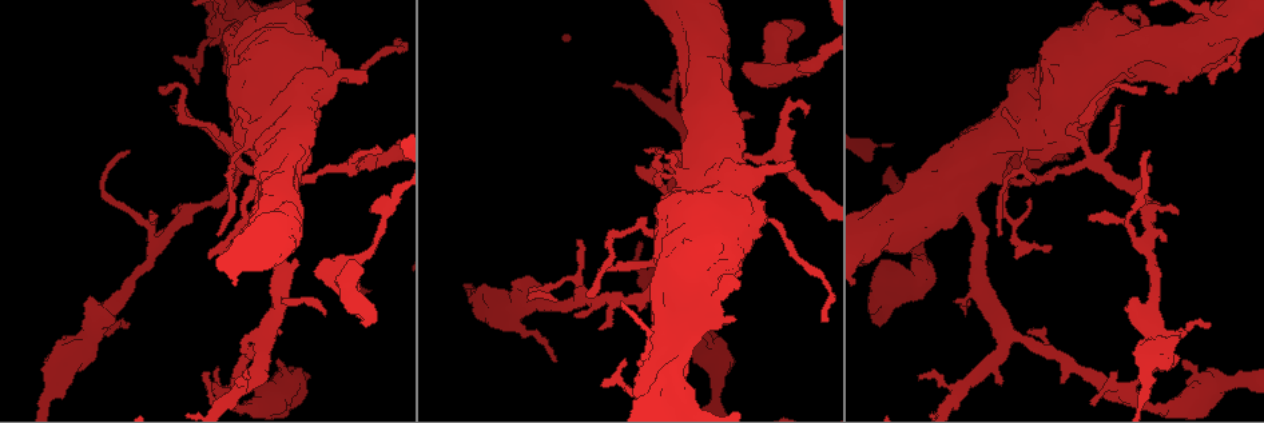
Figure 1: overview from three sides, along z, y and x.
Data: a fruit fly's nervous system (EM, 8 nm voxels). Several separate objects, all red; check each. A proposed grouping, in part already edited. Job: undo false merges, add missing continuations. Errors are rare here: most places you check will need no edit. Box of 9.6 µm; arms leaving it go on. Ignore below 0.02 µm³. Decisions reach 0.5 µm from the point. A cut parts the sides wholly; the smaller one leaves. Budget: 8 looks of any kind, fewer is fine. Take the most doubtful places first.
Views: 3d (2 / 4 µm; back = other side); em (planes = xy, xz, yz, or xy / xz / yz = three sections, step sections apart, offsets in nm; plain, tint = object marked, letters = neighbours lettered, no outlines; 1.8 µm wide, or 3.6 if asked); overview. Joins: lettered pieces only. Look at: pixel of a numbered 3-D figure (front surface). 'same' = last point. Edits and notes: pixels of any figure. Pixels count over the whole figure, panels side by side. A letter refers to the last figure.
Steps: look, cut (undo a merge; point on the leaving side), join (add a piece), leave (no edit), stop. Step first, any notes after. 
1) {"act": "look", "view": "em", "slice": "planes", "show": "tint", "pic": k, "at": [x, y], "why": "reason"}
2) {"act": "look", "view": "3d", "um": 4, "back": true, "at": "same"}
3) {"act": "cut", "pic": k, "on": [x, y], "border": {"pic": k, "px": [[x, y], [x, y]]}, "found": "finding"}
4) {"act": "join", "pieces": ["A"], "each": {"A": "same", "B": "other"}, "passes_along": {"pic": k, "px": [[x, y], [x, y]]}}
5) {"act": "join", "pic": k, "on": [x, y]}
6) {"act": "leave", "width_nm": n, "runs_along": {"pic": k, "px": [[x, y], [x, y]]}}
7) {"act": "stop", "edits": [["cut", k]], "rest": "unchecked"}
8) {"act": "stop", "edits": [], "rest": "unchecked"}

{"act": "look", "view": "em", "slice": "xz", "step": 4, "show": "letters", "pic": 1, "at": [880, 326], "why": "branch stops here"}

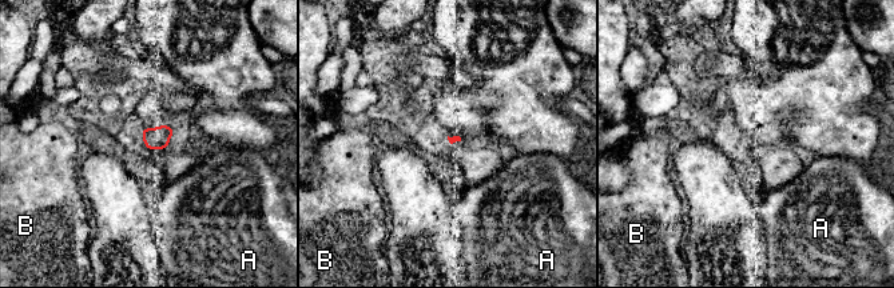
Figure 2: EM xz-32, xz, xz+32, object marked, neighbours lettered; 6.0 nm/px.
{"act": "look", "view": "em", "slice": "planes", "show": "letters", "at": "same"}

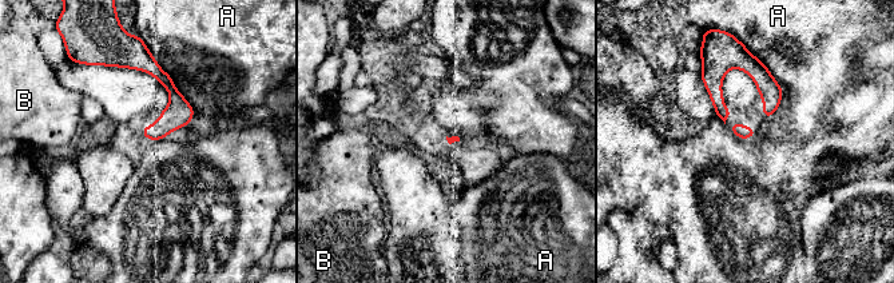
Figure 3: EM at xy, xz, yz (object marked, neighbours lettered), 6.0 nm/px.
{"act": "leave", "each": {"A": "other", "B": "other"}, "found": "no lettered piece goes on from it"}

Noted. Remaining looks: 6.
{"act": "look", "view": "3d", "um": 2, "back": true, "pic": 1, "at": [239, 160], "why": "four or more arms meet"}

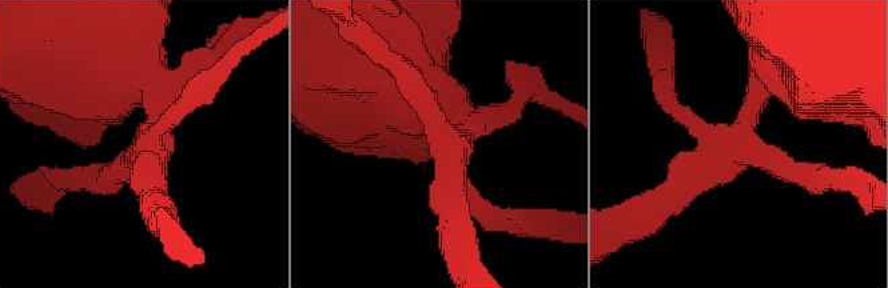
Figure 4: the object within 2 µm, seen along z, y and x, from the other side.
{"act": "look", "view": "em", "slice": "planes", "show": "plain", "pic": 4, "at": [451, 146]}

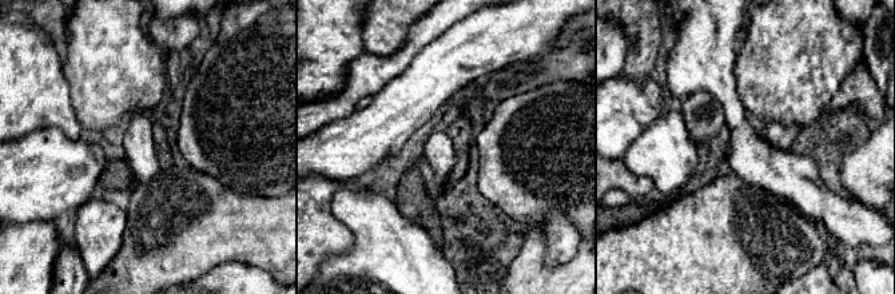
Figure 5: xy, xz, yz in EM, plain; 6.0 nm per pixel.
{"act": "look", "view": "em", "slice": "planes", "show": "letters", "at": "same", "why": "what lies round it"}

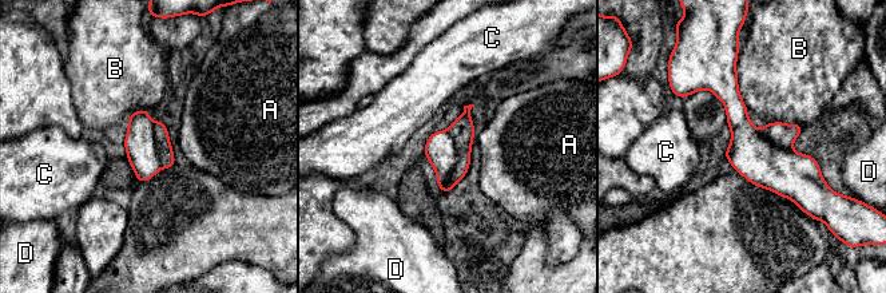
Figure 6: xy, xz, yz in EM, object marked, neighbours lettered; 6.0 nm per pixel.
{"act": "cut", "pic": 6, "on": [463, 129], "width_nm": 260, "longest_contact_nm": ["B", 340], "each": {"A": "other", "B": "other", "C": "other", "D": "other"}, "found": "two cells meet here"}

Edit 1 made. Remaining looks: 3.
{"act": "look", "view": "em", "um": 3.6, "slice": "xy", "step": 8, "show": "tint", "pic": 1, "at": [991, 174], "why": "calibre changes"}

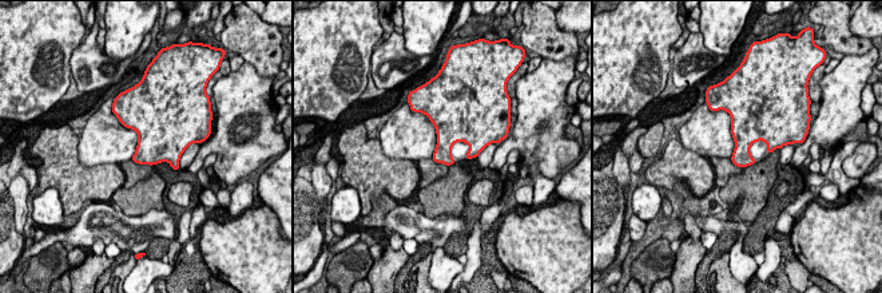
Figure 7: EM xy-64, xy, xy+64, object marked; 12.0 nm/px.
{"act": "look", "view": "em", "um": 3.6, "slice": "planes", "show": "tint", "at": "same"}

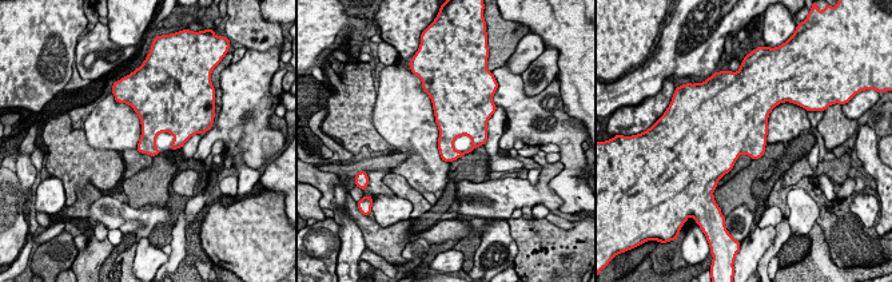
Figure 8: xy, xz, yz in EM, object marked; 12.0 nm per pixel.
{"act": "look", "view": "em", "um": 3.6, "slice": "planes", "show": "letters", "at": "same"}

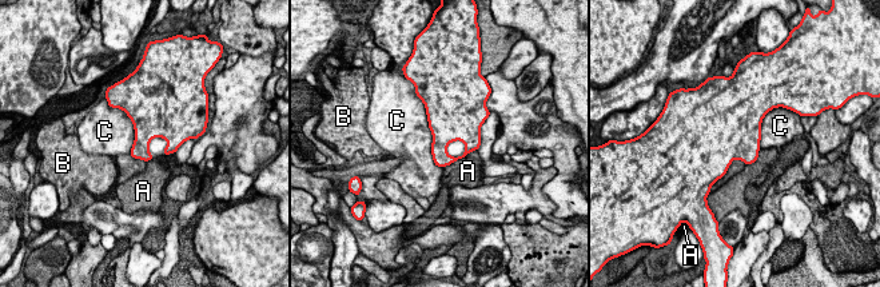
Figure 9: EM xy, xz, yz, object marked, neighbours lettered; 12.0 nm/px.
{"act": "leave", "longest_contact_nm": ["C", 800], "each": {"A": "other", "B": "other", "C": "other"}, "border": {"pic": 9, "px": [[422, 103], [431, 159], [442, 167]]}, "found": "continuous, no second cell"}

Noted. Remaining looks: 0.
{"act": "stop", "edits": [["cut", 6]], "rest": "unchecked"}

